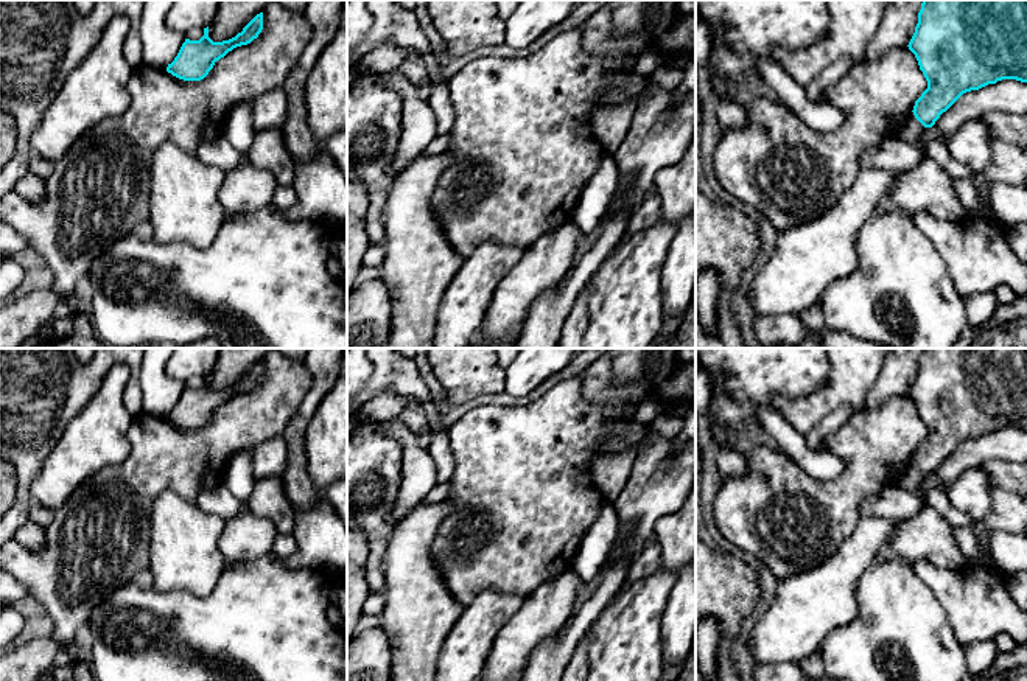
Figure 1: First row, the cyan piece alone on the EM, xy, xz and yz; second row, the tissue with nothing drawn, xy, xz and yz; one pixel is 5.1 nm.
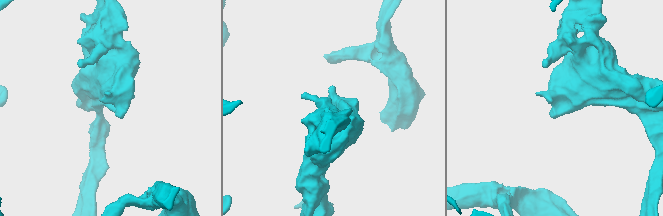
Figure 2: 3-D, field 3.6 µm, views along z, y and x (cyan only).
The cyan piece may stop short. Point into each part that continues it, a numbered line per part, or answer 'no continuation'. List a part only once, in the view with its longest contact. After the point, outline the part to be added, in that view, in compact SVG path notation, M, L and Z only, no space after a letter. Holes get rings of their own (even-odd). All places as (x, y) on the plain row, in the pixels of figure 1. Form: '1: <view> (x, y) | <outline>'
no continuation

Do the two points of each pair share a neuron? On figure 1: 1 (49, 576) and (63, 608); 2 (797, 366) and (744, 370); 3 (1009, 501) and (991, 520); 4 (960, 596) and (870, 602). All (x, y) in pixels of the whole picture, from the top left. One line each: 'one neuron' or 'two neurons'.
1: one neuron
2: one neuron
3: one neuron
4: two neurons

